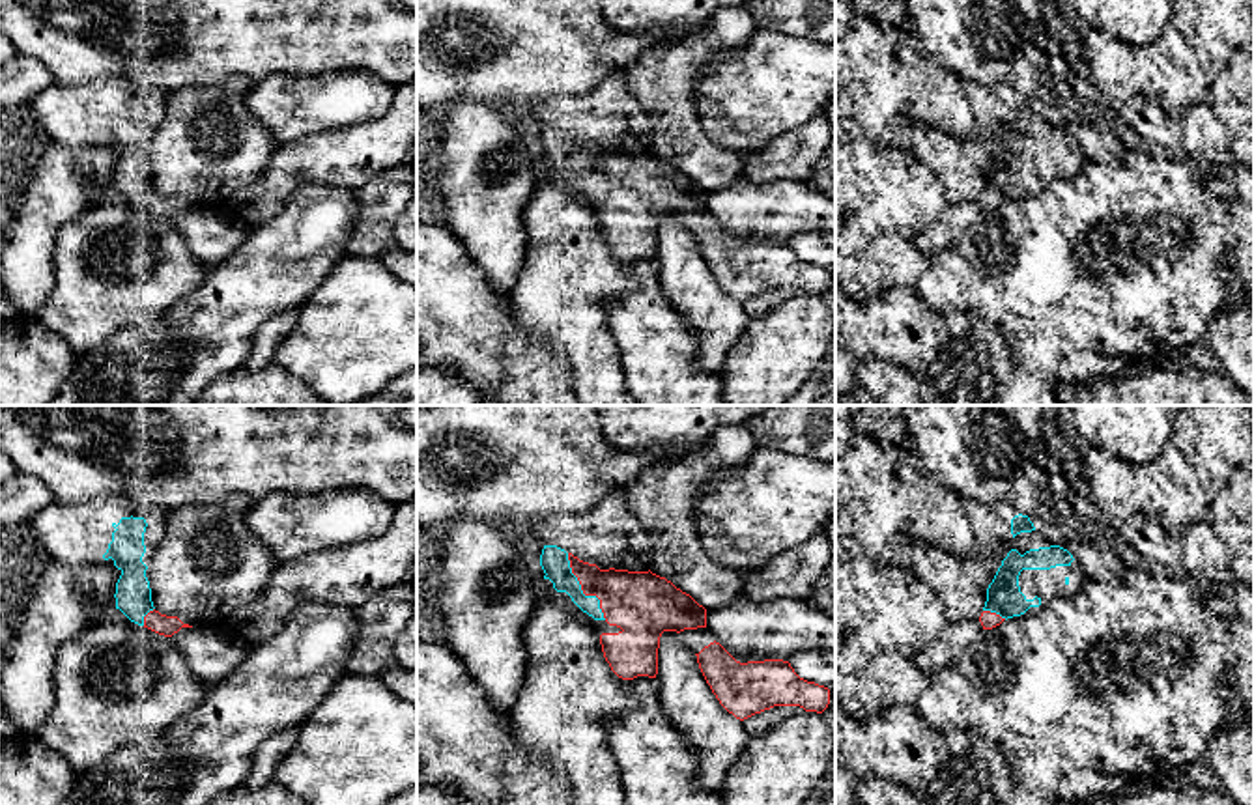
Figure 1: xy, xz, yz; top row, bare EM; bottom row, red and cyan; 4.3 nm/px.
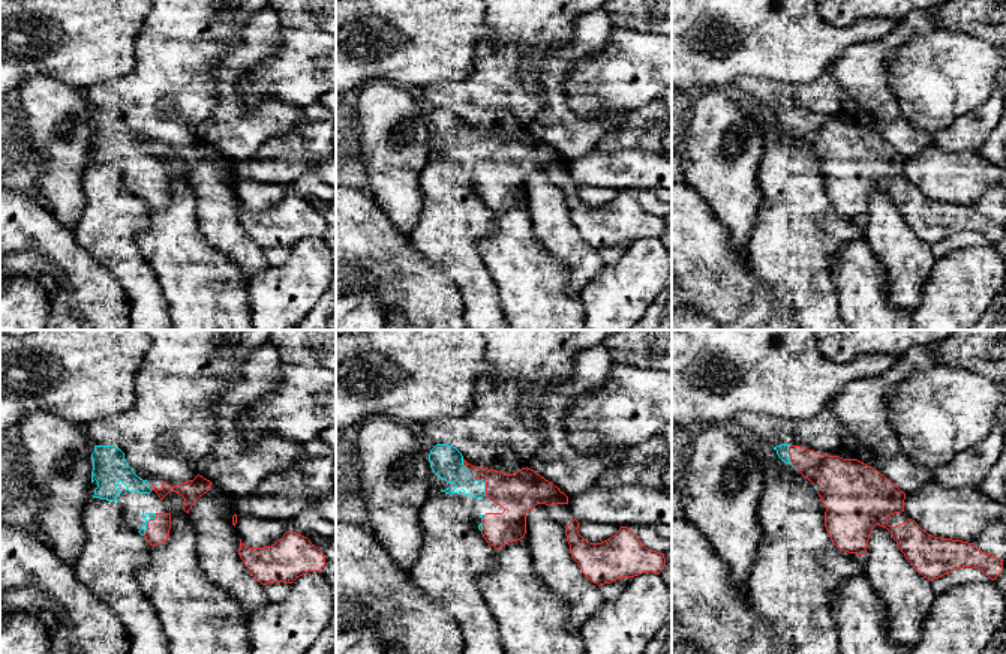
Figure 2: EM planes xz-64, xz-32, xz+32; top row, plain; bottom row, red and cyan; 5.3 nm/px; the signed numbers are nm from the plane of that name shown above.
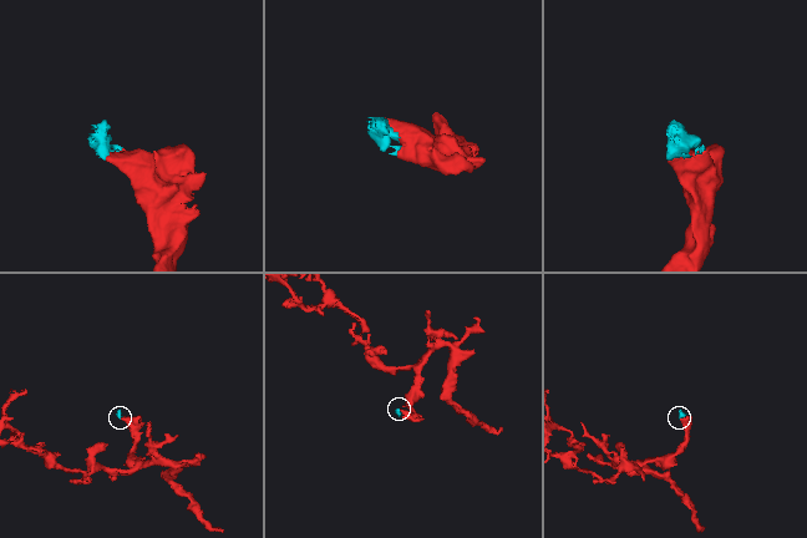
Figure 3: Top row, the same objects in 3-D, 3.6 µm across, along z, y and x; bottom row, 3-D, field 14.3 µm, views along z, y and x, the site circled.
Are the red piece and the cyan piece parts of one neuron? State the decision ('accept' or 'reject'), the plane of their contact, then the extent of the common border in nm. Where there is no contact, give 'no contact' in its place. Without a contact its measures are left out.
accept | xz | 340 nm

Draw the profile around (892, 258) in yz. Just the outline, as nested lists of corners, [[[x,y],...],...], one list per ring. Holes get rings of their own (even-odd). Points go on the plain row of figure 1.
[[[899,230],[875,235],[858,254],[839,256],[835,271],[843,290],[869,299],[890,286],[916,288],[929,263],[929,250]]]

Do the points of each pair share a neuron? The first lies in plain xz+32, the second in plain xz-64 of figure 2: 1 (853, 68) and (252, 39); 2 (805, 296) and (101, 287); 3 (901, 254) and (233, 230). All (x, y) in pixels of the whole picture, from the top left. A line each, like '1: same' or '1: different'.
1: same
2: different
3: same

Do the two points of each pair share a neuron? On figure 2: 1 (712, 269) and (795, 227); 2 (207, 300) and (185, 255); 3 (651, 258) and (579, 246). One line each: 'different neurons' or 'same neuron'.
1: different neurons
2: same neuron
3: different neurons

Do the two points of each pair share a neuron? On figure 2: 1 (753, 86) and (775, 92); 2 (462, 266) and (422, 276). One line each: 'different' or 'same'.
1: same
2: different

